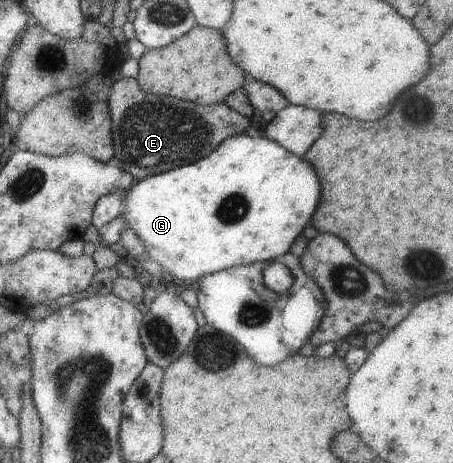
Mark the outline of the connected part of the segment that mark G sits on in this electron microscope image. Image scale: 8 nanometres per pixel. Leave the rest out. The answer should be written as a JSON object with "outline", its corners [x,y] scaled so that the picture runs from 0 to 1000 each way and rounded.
{"outline":[[[534,287],[501,300],[483,320],[477,320],[457,341],[404,356],[397,363],[384,363],[375,371],[364,369],[362,376],[344,376],[313,391],[296,393],[283,410],[278,425],[276,454],[269,471],[283,479],[283,490],[305,510],[318,525],[318,536],[327,544],[333,562],[353,572],[355,581],[371,590],[393,613],[413,609],[433,609],[450,594],[464,594],[503,579],[525,577],[532,572],[552,572],[567,564],[600,566],[614,553],[631,551],[640,536],[647,536],[649,523],[658,510],[667,508],[667,497],[675,492],[675,484],[684,482],[702,441],[706,441],[706,389],[698,380],[698,367],[640,328],[638,322],[625,320],[618,311],[594,302],[592,298],[561,298],[547,289]]]}

